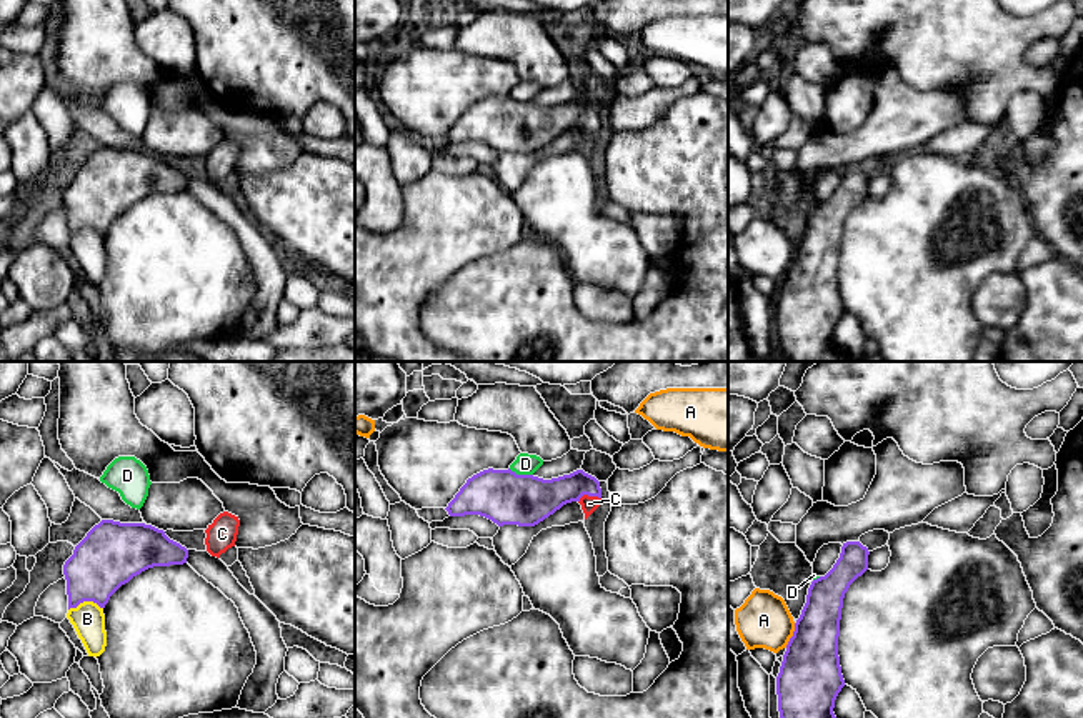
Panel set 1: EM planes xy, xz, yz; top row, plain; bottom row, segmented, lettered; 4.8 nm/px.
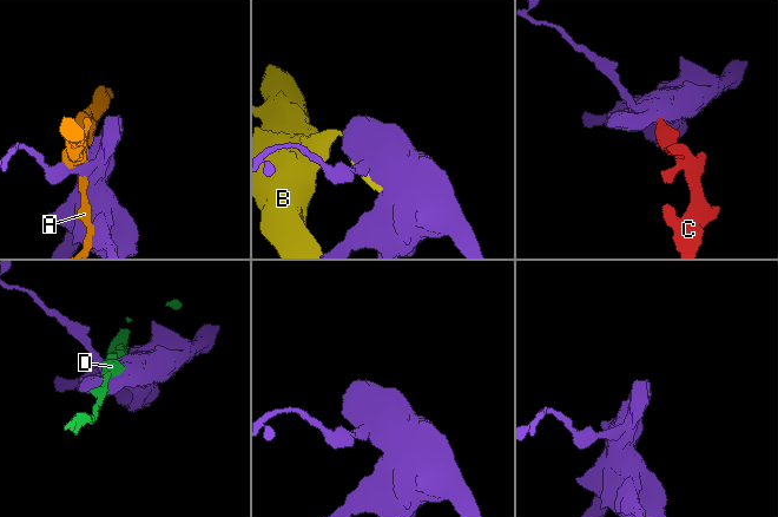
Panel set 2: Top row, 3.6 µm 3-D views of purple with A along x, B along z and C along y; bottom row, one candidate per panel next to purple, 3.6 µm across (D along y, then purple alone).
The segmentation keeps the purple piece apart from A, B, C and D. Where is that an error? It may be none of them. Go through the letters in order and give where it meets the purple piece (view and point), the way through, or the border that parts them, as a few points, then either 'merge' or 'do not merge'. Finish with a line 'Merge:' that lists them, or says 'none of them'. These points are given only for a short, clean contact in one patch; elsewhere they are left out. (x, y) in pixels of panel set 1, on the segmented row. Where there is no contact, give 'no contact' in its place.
A: yz (793, 635) | do not merge
B: xy (85, 600) | do not merge
C: xz (588, 495) | across xz (537, 498), (553, 493), (588, 495), (588, 503) | merge
D: xz (520, 475) | do not merge
Merge: C

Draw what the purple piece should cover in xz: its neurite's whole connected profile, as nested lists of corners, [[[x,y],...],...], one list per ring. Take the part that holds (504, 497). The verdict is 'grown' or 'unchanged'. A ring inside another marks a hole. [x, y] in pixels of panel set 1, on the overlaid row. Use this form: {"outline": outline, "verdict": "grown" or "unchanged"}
{"outline": [[[488,468],[468,478],[445,510],[450,516],[480,515],[492,520],[498,526],[535,526],[571,501],[578,501],[581,505],[586,520],[601,503],[600,481],[583,470],[543,480],[533,475],[517,475],[510,468]]], "verdict": "grown"}

